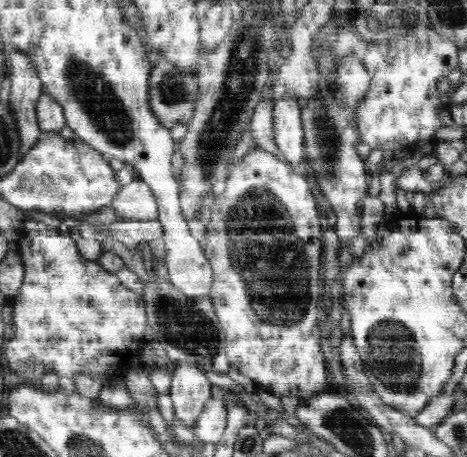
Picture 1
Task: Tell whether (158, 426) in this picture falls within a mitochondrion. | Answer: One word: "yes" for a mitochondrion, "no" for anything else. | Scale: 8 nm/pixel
no

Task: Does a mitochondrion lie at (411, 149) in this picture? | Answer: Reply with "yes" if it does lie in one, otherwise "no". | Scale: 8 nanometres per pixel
no

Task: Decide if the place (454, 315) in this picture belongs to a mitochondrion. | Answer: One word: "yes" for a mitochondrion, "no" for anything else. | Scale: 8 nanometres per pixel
no

